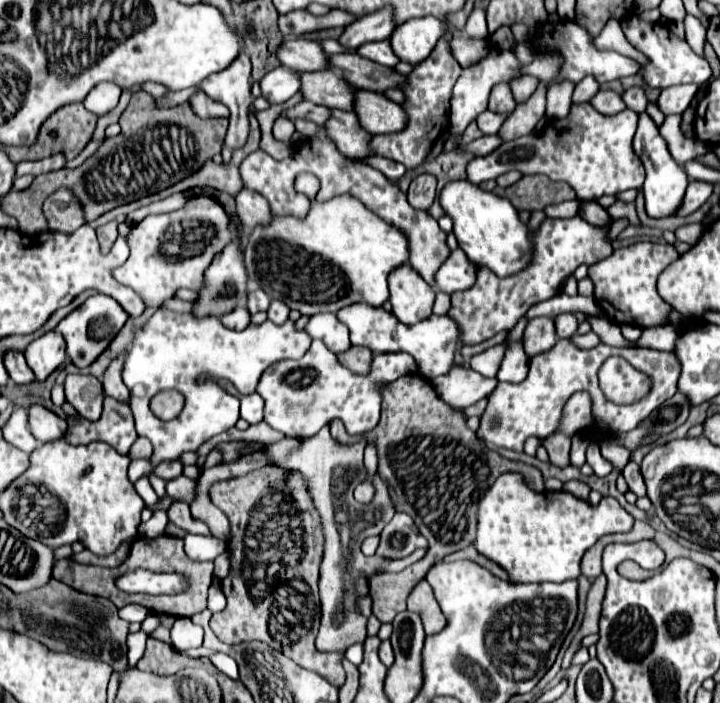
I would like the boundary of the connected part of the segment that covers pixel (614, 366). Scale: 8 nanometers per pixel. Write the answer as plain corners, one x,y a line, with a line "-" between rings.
619,358
603,364
603,370
599,370
599,386
607,400
615,404
631,404
649,390
647,376
639,374
629,362
621,362

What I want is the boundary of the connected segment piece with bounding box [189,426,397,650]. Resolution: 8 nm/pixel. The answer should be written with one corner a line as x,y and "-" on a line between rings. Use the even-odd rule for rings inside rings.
325,426
319,434
299,442
295,438
283,438
275,444
269,444
265,452
255,452
243,458
237,458
235,462
223,462
213,468
207,468
203,476
197,480
195,488
195,498
191,500
191,514
211,528
211,532
221,538
223,542
231,540
231,526
227,516
215,508
209,500
209,486
219,480
229,480
235,476
243,476
253,468
261,468
265,464
279,466
289,472
299,472
305,478
307,490
311,494
311,500
321,516
321,526
323,526
323,538
325,538
325,550
323,550
323,560
321,560
321,578
319,578
319,594
321,598
329,598
331,602
321,602
321,626
317,634
317,650
347,650
349,646
363,642
367,638
367,618
363,616
363,626
359,618
353,612
353,584
361,574
373,574
375,566
367,564
367,556
361,554
361,542
367,536
381,534
385,524
391,522
391,518
397,514
395,504
389,496
389,486
387,482
379,476
373,474
371,482
375,486
375,496
369,504
359,504
353,498
353,490
357,484
369,480
369,474
363,464
363,448
367,446
365,440
355,442
355,444
339,444
337,440
331,438
329,426

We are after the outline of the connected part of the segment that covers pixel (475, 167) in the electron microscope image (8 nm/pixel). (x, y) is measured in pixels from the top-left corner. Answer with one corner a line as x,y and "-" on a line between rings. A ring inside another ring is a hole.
591,104
571,106
569,118
549,122
541,134
503,142
499,150
473,158
467,164
467,180
471,184
481,184
485,180
495,180
509,170
545,174
553,182
567,182
577,192
579,200
597,200
603,194
619,194
629,188
641,190
645,170
631,148
635,130
637,114
629,108
615,116
603,116
-
563,124
569,126
563,128

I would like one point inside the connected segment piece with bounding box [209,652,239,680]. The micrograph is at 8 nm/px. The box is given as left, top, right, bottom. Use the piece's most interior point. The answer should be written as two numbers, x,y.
226,664

